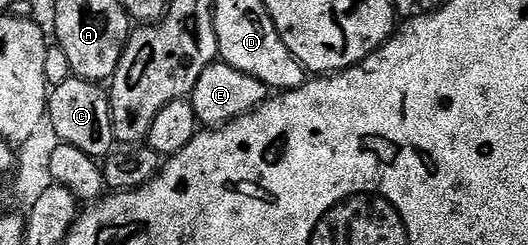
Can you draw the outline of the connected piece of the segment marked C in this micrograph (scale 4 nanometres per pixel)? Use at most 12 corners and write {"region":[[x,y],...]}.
{"region":[[73,77],[47,100],[59,143],[93,160],[117,140],[100,84]]}

